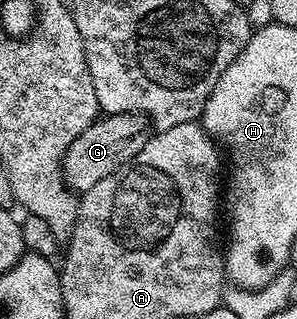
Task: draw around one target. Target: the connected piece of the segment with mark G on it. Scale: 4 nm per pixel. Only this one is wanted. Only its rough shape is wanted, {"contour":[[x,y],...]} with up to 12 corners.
{"contour":[[142,113],[100,116],[63,157],[64,181],[87,192],[145,147]]}

